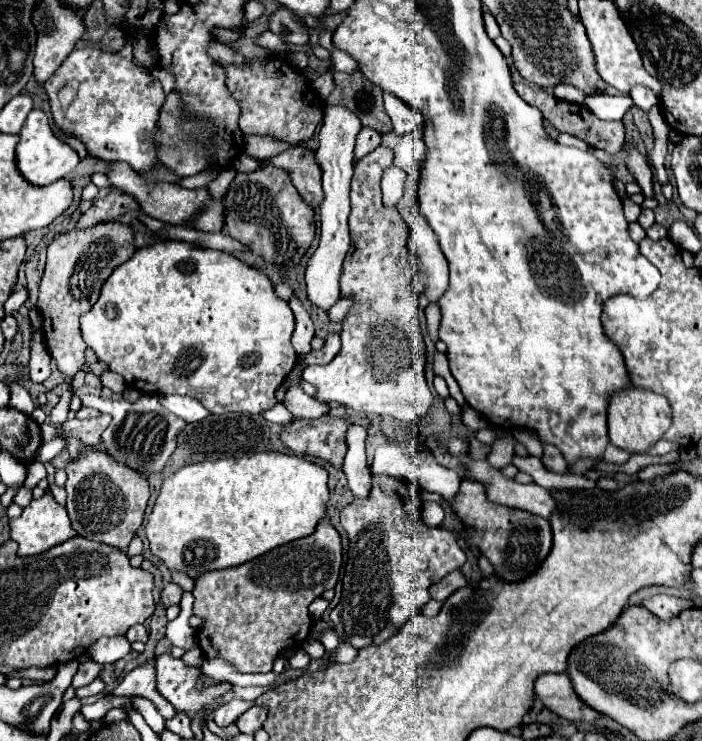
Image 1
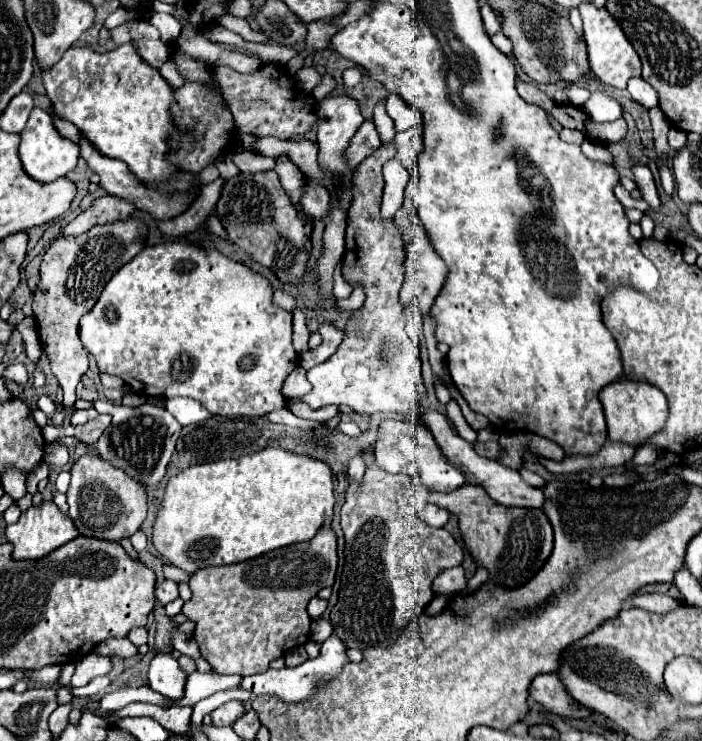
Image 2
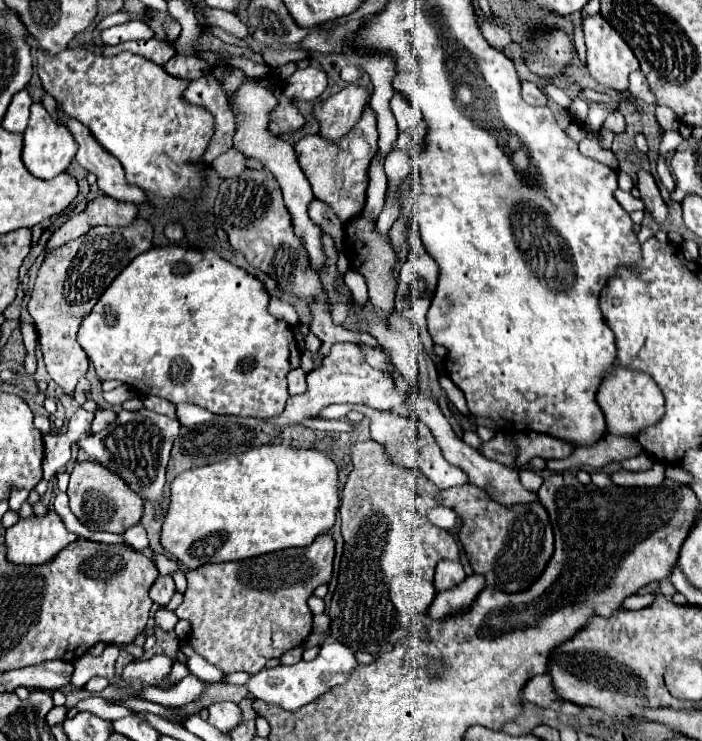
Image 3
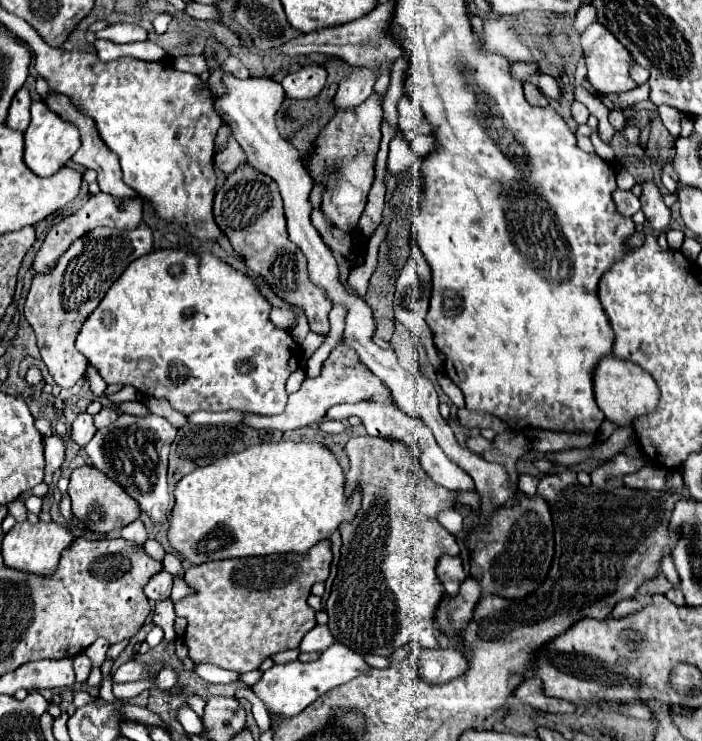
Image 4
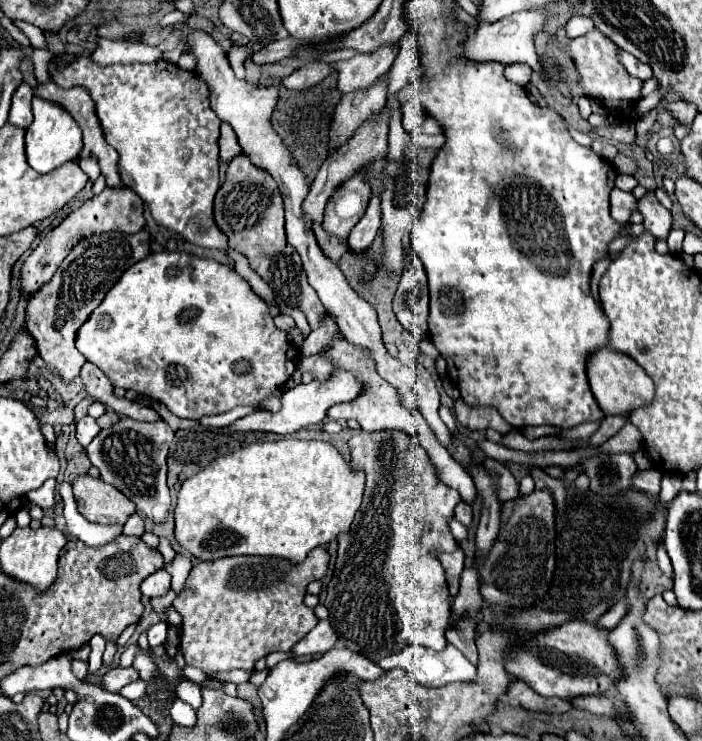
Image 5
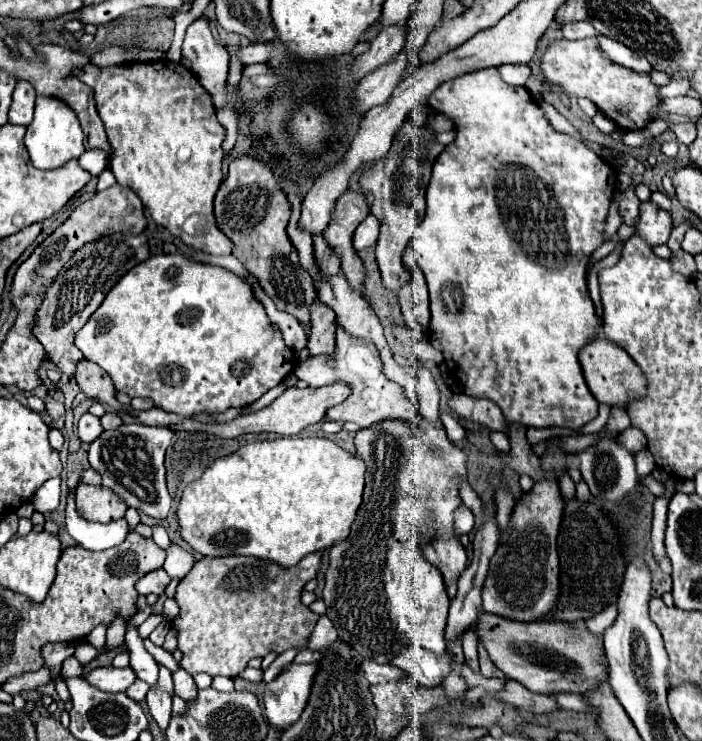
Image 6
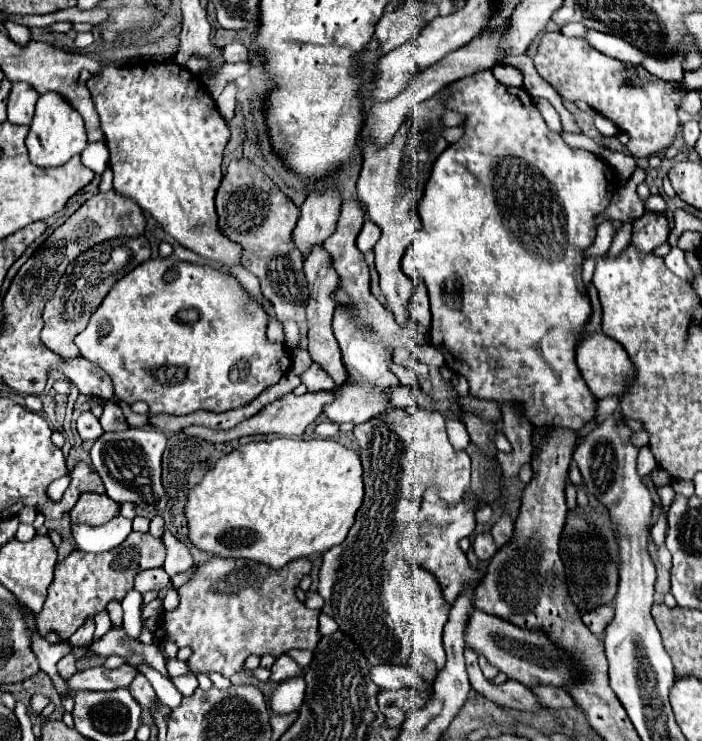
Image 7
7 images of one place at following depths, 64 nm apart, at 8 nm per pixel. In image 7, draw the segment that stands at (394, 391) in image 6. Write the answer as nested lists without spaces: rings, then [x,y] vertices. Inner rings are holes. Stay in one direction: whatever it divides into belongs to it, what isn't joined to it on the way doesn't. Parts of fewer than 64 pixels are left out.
[[[344,202],[340,220],[336,226],[336,232],[324,242],[324,250],[332,258],[332,266],[340,276],[340,288],[348,292],[350,304],[338,304],[334,312],[334,334],[342,350],[342,362],[350,374],[350,380],[344,388],[334,388],[336,384],[332,378],[322,372],[322,368],[314,363],[300,376],[302,384],[306,384],[308,392],[336,392],[334,402],[324,406],[324,414],[328,420],[342,424],[342,422],[352,422],[352,424],[362,424],[370,420],[372,416],[384,412],[390,408],[384,392],[392,386],[398,386],[398,378],[390,370],[390,360],[392,352],[398,347],[415,348],[416,329],[411,325],[408,328],[400,328],[394,320],[394,316],[378,302],[378,298],[370,292],[370,270],[364,262],[364,254],[356,246],[356,238],[362,230],[364,224],[364,212],[356,202]]]

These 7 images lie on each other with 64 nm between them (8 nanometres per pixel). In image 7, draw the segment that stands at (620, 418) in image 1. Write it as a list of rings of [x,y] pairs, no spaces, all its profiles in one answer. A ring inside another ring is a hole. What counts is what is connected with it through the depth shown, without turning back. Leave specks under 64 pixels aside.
[[[594,332],[586,338],[582,338],[578,342],[578,348],[576,348],[576,364],[582,372],[582,378],[586,380],[588,388],[592,390],[592,394],[600,400],[600,398],[606,398],[606,396],[622,396],[630,384],[630,380],[634,378],[634,368],[632,368],[632,362],[628,358],[628,354],[624,352],[624,348],[612,340],[610,336],[606,336],[604,332]]]

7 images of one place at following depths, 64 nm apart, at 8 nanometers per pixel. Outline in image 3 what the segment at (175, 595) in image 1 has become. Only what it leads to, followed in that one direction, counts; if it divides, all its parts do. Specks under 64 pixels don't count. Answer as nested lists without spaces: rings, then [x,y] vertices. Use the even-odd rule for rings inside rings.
[[[158,576],[150,588],[150,598],[158,604],[158,606],[166,606],[172,598],[172,594],[176,592],[174,580],[172,576]]]

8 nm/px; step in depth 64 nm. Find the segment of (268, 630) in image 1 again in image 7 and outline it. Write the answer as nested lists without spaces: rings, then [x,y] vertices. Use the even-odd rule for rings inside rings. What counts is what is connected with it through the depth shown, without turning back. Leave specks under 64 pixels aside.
[[[210,558],[204,564],[200,564],[196,576],[180,586],[180,604],[172,612],[160,614],[160,630],[164,632],[162,640],[174,642],[178,648],[192,648],[190,666],[196,672],[220,672],[226,678],[240,672],[244,668],[244,660],[250,654],[256,656],[282,656],[284,652],[292,648],[300,650],[314,650],[320,640],[318,630],[318,614],[320,610],[306,608],[294,594],[294,588],[298,586],[300,578],[310,572],[310,560],[300,558],[288,562],[280,570],[272,570],[264,564],[258,564],[254,560],[234,560],[234,558]]]

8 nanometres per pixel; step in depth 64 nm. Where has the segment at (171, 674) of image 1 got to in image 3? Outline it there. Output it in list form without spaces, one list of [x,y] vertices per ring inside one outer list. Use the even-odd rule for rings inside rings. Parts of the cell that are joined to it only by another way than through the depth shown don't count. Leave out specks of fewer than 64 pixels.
[[[154,656],[150,660],[134,660],[124,666],[122,678],[124,680],[140,680],[144,684],[168,688],[164,676],[170,672],[172,660],[168,656]]]

